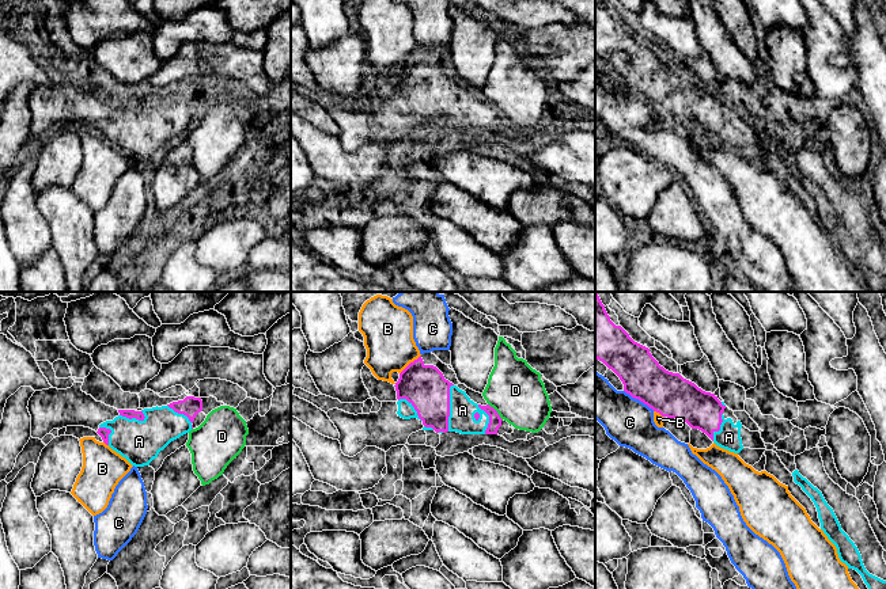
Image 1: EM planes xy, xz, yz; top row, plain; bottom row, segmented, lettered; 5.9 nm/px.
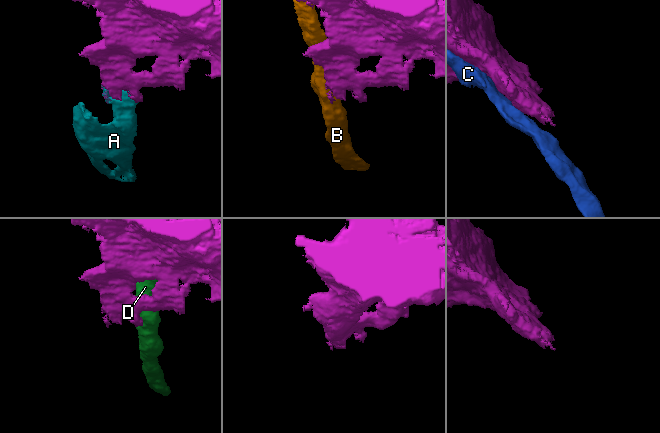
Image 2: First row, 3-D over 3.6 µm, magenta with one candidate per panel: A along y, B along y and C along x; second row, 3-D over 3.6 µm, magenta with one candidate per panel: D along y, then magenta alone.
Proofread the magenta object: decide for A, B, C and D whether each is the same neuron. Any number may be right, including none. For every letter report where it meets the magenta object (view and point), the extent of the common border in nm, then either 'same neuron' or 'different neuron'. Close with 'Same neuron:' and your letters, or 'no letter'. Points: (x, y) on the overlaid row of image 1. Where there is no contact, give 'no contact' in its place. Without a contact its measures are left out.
A: contact xz (449, 407); length 280 nm; same neuron
B: contact xz (409, 364); length 170 nm; different neuron
C: contact yz (639, 399); length 220 nm; different neuron
D: contact xz (496, 411); length 130 nm; different neuron
Same neuron: A

